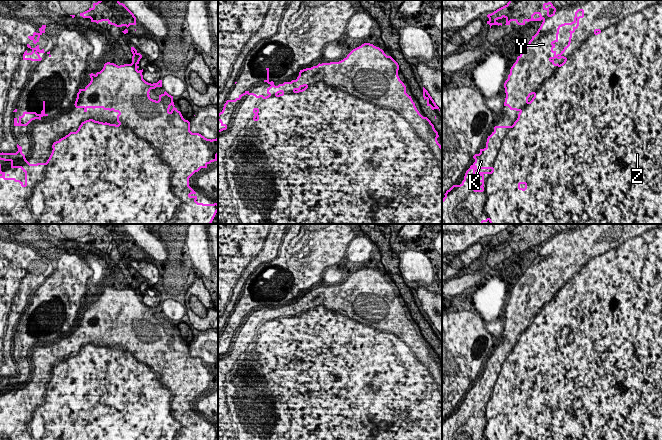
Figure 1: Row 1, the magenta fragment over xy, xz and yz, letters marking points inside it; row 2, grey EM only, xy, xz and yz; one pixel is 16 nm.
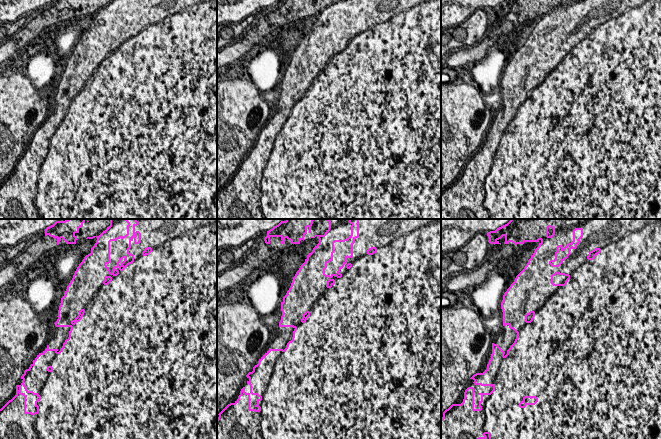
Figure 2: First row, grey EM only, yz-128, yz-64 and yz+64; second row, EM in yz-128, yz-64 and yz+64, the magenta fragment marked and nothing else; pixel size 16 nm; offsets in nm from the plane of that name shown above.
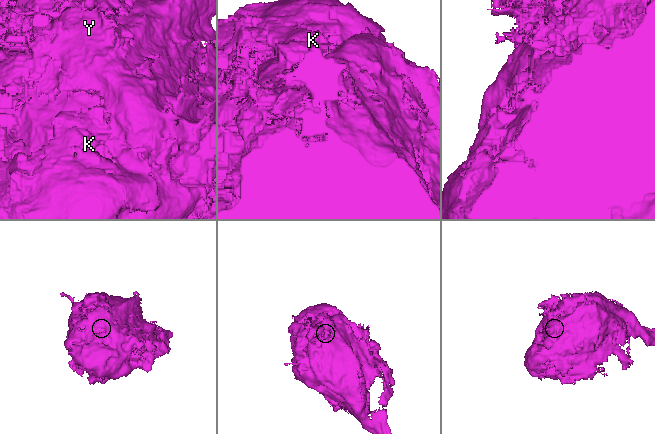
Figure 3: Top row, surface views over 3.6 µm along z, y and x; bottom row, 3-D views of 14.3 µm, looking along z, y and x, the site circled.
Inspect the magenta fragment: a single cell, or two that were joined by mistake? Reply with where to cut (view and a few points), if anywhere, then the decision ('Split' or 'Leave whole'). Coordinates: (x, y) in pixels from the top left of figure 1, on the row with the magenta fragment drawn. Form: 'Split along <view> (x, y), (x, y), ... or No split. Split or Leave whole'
No split. Leave whole

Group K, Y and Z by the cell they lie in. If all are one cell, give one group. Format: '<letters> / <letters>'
K Y Z

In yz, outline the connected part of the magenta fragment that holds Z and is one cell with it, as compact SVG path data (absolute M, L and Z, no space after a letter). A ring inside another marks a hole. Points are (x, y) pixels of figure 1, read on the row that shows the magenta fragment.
M509 0L509 2L488 14L489 20L487 24L501 25L498 19L503 17L506 19L505 25L510 25L511 21L515 21L518 25L525 25L529 21L543 21L537 33L532 36L523 52L517 57L516 62L510 69L508 79L504 83L506 98L504 106L508 106L510 110L519 112L517 120L512 126L495 126L494 131L487 138L486 147L480 149L479 154L475 154L473 158L475 162L466 171L464 180L460 185L453 185L444 194L442 199L442 224L483 224L489 221L490 224L662 224L662 0ZM565 25L577 25L570 32L569 42L566 47L557 54L553 49L555 42L558 42L559 29ZM475 174L481 176L480 190L475 189Z

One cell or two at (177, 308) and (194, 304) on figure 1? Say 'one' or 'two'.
two

